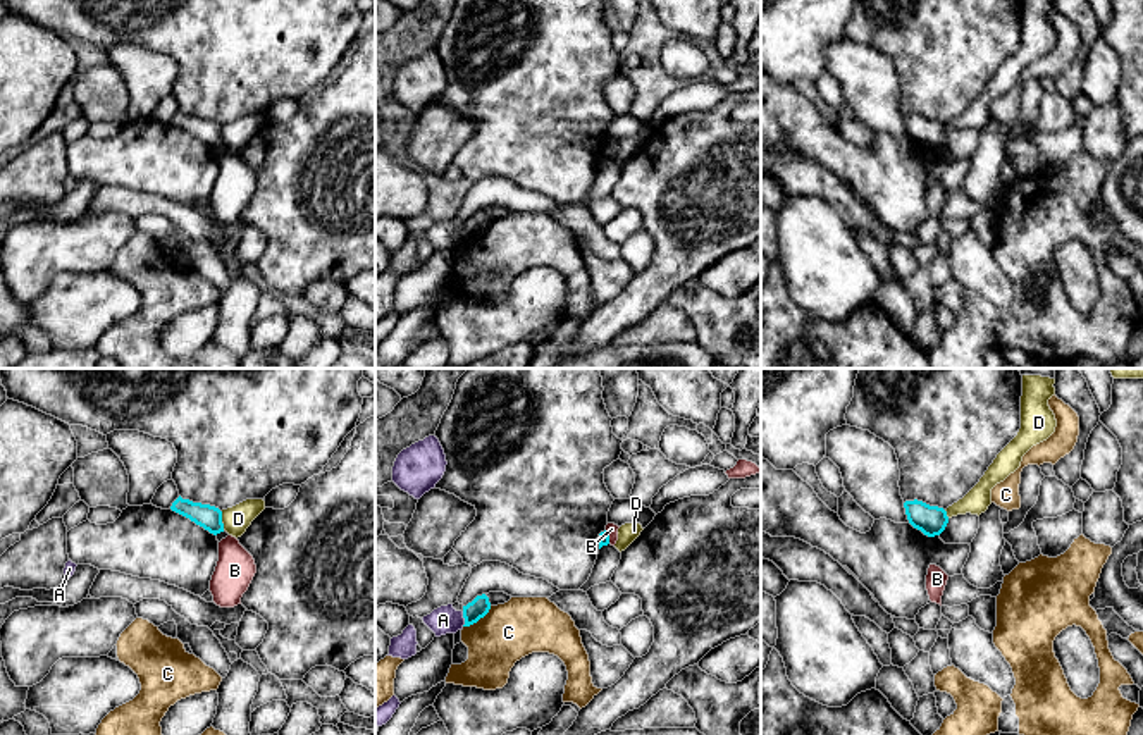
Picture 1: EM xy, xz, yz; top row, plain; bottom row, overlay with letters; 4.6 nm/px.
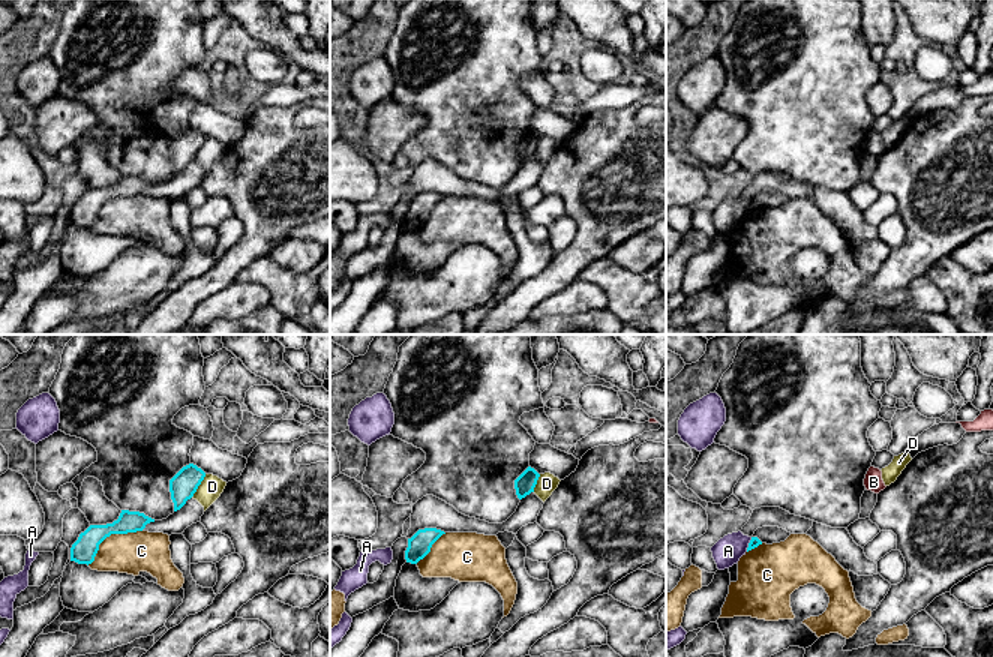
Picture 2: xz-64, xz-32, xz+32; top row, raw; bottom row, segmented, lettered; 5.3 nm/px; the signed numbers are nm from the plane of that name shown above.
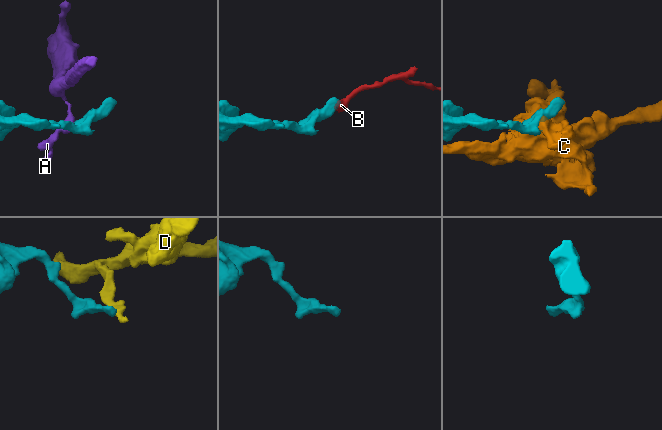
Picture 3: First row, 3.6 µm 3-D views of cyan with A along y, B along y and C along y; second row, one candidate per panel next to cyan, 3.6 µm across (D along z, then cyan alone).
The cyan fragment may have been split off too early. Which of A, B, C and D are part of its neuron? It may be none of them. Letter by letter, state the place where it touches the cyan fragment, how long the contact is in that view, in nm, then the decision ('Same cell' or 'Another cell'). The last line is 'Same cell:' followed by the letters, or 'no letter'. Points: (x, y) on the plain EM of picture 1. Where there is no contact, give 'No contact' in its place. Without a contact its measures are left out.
A: Touches cyan at xz (463, 231). Shared border 70 nm. Another cell
B: Touches cyan at xz (608, 152). Shared border 70 nm. Another cell
C: Touches cyan at xz (477, 234). Shared border 170 nm. Another cell
D: Touches cyan at xy (221, 135). Shared border 90 nm. Another cell
Same cell: no letter

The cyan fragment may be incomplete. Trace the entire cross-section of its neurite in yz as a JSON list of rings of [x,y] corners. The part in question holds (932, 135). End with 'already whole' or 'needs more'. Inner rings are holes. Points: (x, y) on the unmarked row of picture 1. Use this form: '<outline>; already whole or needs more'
[[[917,114],[905,115],[904,122],[909,138],[928,151],[940,150],[948,138],[948,131],[943,122],[930,120]]]; already whole

